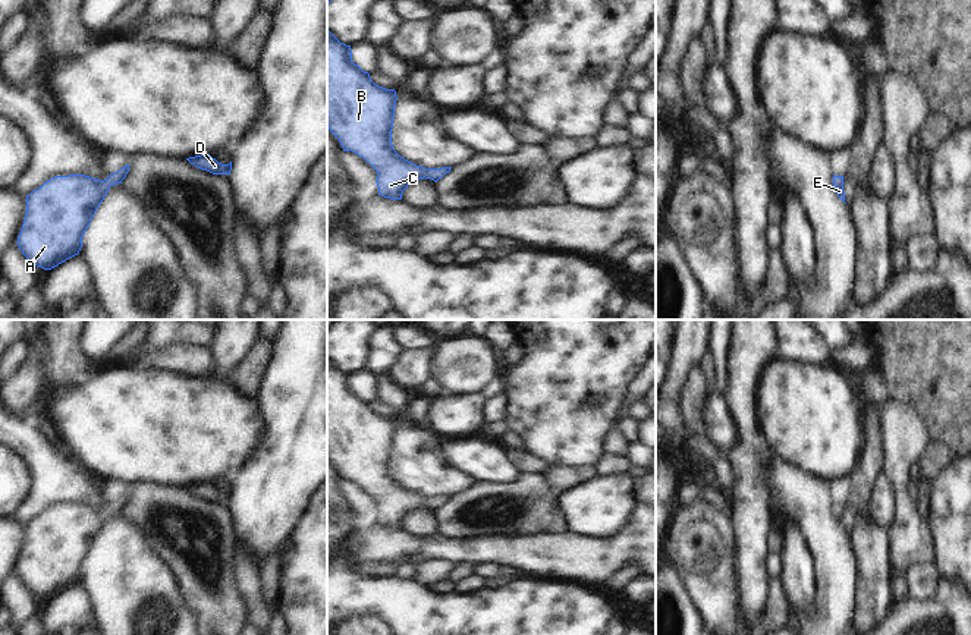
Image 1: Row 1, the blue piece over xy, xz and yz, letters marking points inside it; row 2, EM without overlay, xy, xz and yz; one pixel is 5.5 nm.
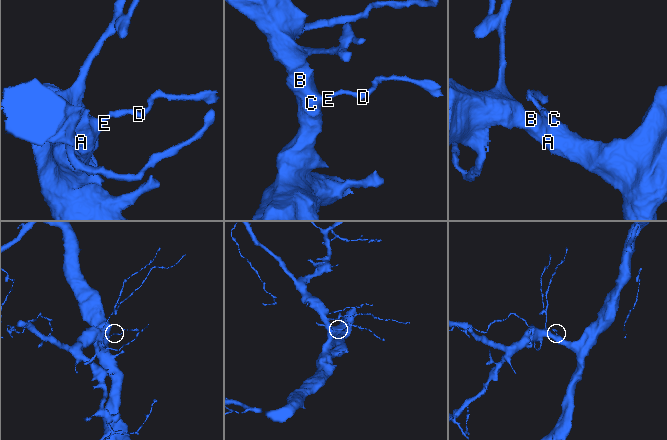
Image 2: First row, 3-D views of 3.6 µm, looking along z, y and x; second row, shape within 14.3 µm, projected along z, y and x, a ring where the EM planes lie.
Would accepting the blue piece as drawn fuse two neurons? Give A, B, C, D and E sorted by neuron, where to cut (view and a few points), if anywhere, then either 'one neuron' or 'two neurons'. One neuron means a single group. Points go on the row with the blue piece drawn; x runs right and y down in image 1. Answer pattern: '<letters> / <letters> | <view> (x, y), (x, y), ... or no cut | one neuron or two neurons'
A B C D E | no cut | one neuron

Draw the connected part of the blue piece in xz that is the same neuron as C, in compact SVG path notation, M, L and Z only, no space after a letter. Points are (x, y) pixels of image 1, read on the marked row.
M327 29L327 128L343 151L352 151L377 170L378 195L402 199L403 191L419 179L437 182L452 167L425 169L400 157L392 144L396 91L375 85L368 72L352 62L351 45L340 43Z

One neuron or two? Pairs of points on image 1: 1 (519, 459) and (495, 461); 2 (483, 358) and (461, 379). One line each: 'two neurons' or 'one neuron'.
1: two neurons
2: one neuron

